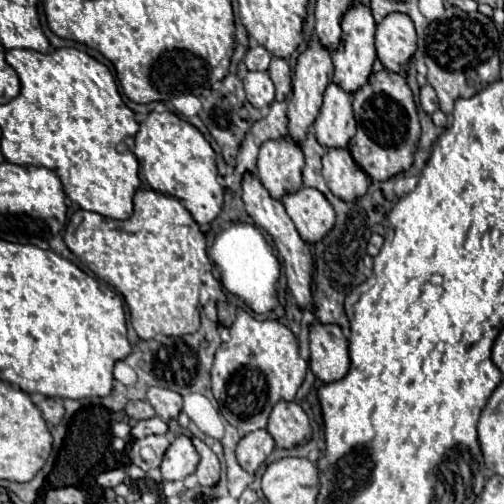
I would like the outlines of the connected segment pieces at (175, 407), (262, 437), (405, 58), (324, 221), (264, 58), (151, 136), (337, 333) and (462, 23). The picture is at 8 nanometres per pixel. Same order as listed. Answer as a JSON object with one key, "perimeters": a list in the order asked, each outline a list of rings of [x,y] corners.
{"perimeters":[[[[148,387],[146,399],[150,401],[150,405],[154,407],[156,415],[162,421],[170,421],[176,419],[178,413],[182,411],[182,395],[170,389],[162,389],[162,387]]],[[[258,429],[258,431],[252,431],[252,433],[244,435],[238,441],[236,459],[238,459],[238,463],[244,471],[254,475],[256,469],[272,453],[272,449],[274,449],[274,439],[270,437],[270,433],[266,433],[266,429]]],[[[388,13],[376,25],[376,53],[382,65],[394,73],[404,73],[416,51],[416,31],[404,13]]],[[[302,187],[296,193],[286,193],[282,203],[306,243],[320,241],[334,227],[334,209],[314,187]]],[[[250,43],[246,57],[244,57],[244,63],[246,63],[248,71],[266,71],[270,65],[270,59],[272,59],[272,55],[262,45]]],[[[152,111],[134,139],[134,155],[140,163],[140,172],[154,191],[172,195],[184,203],[200,227],[210,225],[222,209],[224,189],[218,185],[216,155],[204,135],[176,113]]],[[[312,323],[308,329],[310,369],[324,383],[342,379],[350,369],[348,341],[338,325]]],[[[446,7],[444,15],[430,23],[430,33],[426,37],[426,67],[426,77],[438,95],[440,109],[452,115],[458,97],[474,97],[500,79],[500,39],[494,21],[478,11],[462,13],[460,9]]]]}

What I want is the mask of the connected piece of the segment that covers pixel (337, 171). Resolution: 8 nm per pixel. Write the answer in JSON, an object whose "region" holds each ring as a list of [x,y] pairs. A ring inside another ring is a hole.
{"region":[[[326,149],[322,157],[322,177],[330,191],[342,201],[354,201],[366,193],[370,177],[366,171],[350,157],[348,149]]]}

